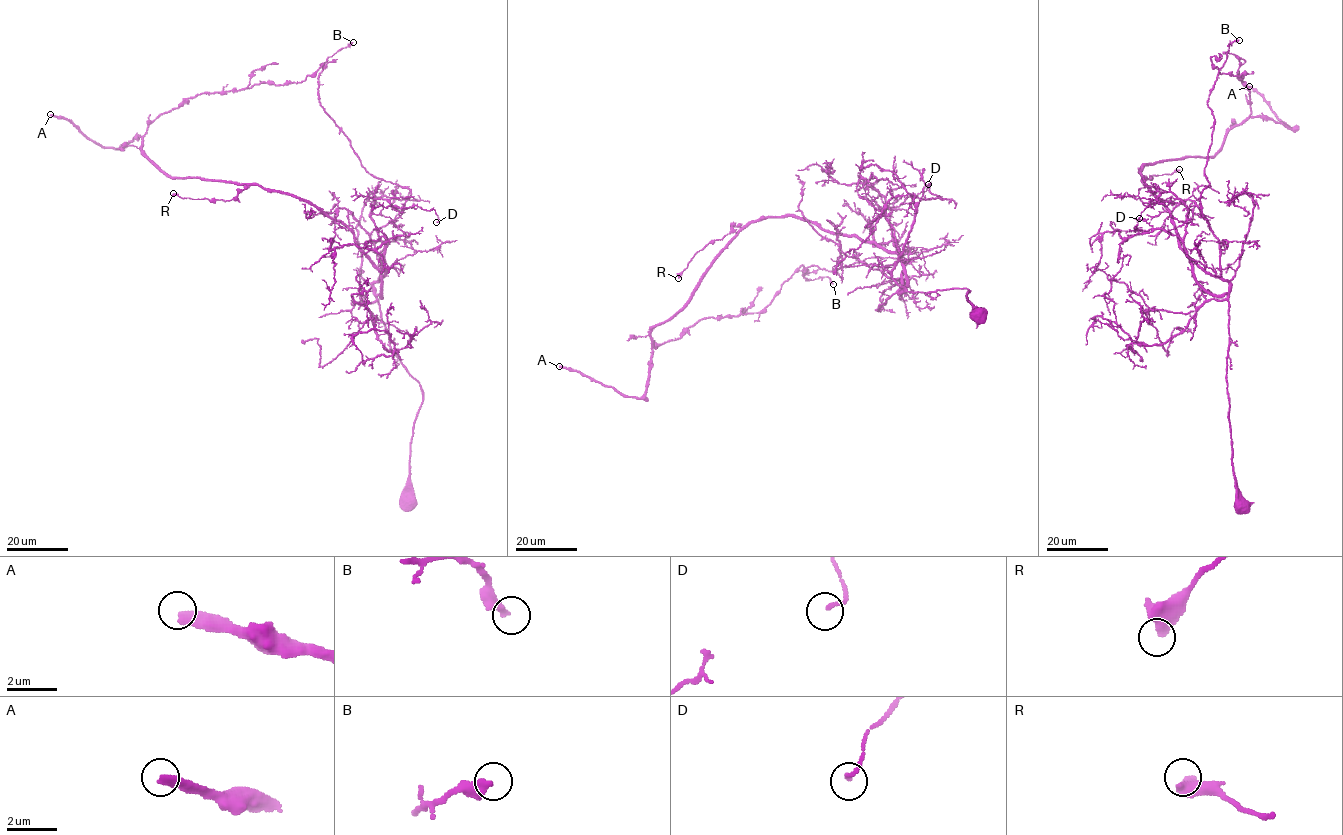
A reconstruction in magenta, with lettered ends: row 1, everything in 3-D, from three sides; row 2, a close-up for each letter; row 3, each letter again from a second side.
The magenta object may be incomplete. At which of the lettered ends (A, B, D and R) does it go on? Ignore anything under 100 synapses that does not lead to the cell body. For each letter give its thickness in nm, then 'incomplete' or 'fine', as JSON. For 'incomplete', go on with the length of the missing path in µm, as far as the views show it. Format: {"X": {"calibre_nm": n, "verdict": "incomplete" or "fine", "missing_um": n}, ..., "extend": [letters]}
{"A": {"calibre_nm": 340, "verdict": "incomplete", "missing_um": 250}, "B": {"calibre_nm": 360, "verdict": "fine"}, "D": {"calibre_nm": 150, "verdict": "fine"}, "R": {"calibre_nm": 480, "verdict": "fine"}, "extend": ["A"]}

